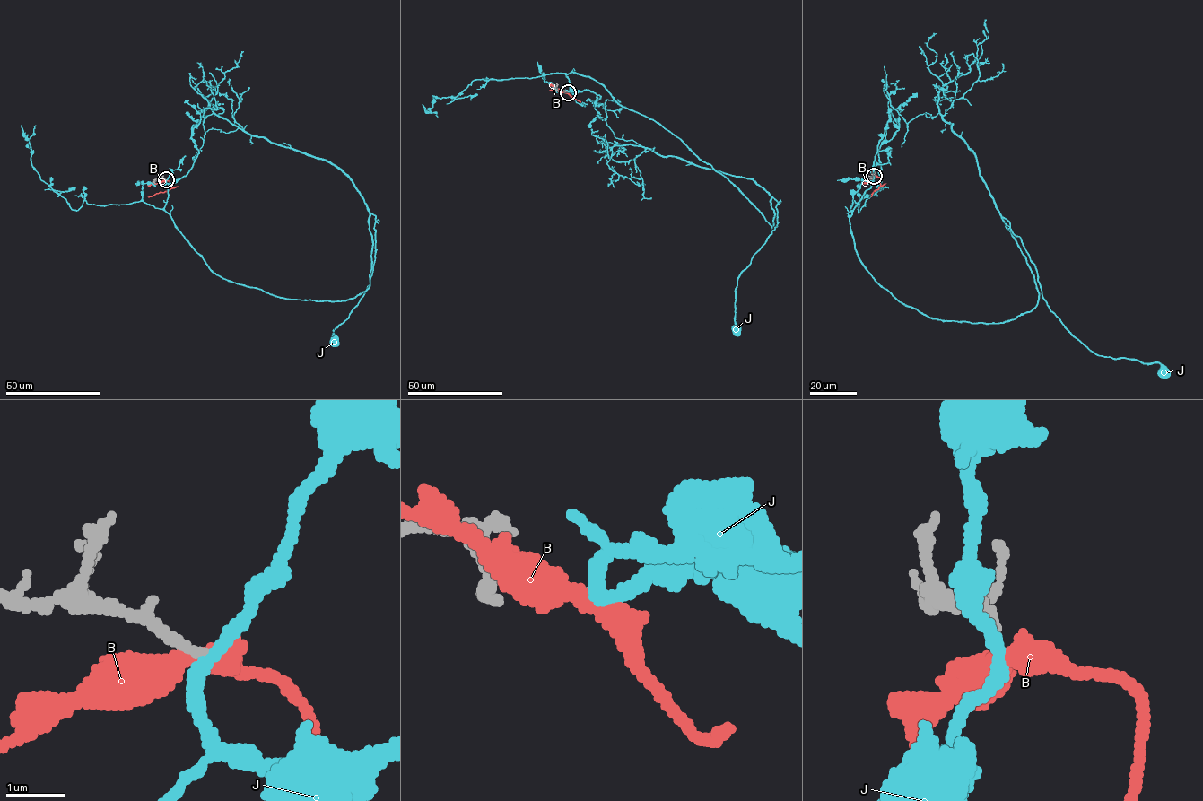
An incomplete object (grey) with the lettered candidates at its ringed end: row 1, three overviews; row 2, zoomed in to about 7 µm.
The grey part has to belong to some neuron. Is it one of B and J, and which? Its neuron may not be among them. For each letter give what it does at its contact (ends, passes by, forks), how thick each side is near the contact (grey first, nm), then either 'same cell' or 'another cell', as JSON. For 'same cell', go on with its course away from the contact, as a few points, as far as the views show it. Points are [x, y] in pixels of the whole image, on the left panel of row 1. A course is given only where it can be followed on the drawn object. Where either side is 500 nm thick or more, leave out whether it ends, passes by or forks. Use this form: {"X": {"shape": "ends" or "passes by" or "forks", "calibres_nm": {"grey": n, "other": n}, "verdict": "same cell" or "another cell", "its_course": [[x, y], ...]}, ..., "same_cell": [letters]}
{"B": {"shape": "passes by", "calibres_nm": {"grey": 200, "other": 400}, "verdict": "another cell"}, "J": {"shape": "passes by", "calibres_nm": {"grey": 180, "other": 240}, "verdict": "another cell"}, "same_cell": []}

